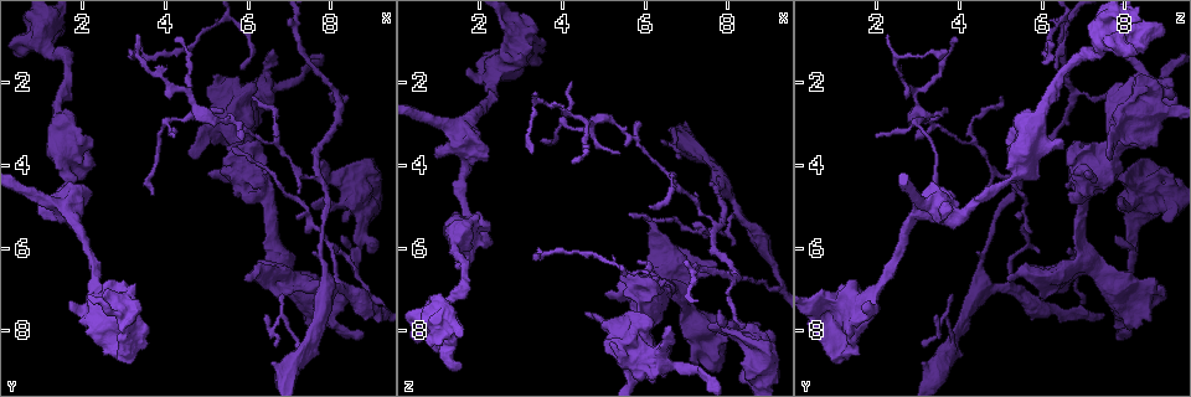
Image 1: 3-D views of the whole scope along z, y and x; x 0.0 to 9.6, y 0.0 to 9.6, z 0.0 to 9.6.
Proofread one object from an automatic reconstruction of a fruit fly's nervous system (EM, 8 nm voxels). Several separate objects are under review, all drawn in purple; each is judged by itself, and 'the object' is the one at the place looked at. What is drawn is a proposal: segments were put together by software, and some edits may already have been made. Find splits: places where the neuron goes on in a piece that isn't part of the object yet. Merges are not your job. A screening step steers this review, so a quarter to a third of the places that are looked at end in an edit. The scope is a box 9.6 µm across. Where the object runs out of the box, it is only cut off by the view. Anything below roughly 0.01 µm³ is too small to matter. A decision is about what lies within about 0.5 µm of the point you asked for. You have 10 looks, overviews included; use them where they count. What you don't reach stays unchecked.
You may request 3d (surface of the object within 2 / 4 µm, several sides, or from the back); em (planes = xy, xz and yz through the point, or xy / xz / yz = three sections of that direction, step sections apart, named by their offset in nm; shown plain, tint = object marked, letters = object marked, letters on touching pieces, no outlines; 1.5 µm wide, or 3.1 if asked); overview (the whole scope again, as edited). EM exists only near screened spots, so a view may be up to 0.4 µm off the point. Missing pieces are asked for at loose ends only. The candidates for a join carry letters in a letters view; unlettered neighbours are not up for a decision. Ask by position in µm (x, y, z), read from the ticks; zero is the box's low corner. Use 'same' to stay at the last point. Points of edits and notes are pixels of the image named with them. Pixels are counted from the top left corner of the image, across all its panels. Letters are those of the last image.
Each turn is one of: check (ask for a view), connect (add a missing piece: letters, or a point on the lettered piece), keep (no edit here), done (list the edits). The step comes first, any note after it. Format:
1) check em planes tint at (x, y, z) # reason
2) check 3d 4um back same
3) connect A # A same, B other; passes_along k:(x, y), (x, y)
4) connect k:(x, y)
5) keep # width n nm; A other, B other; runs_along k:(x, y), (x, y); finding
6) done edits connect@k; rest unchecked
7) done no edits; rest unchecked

check em yz step 4 letters at (9.15, 6.05, 8.15) # free end

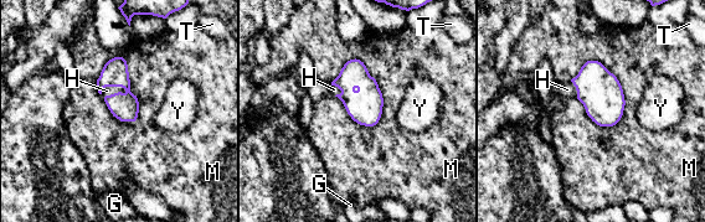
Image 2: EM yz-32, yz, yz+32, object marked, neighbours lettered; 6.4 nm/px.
connect H # G other, H same, M other, T other, Y other; it goes on there

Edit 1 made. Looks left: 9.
check overview

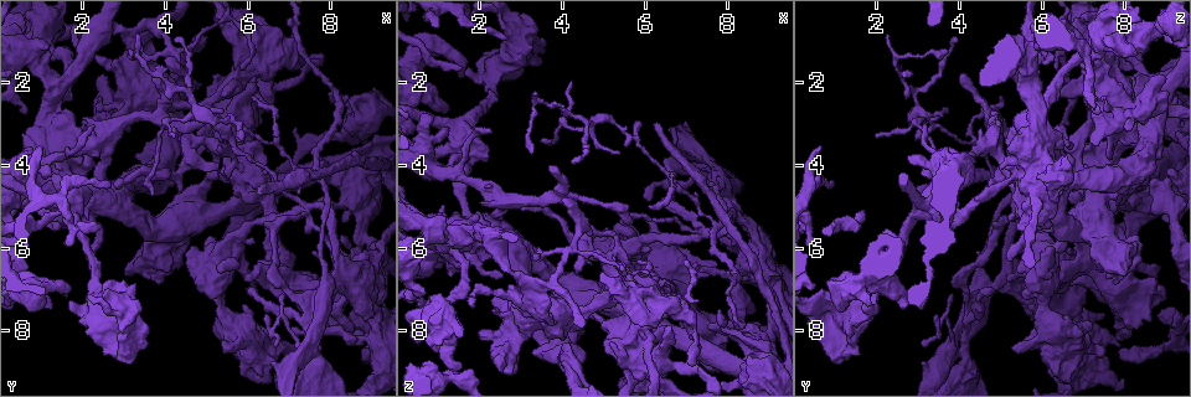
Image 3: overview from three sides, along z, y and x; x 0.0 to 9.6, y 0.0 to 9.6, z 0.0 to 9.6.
check em planes tint at (6.25, 4.75, 2.95) # long arm stops here

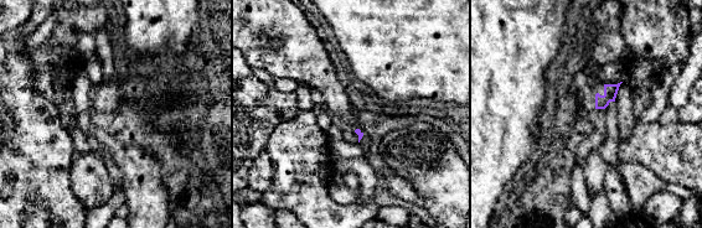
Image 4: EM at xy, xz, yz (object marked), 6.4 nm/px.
check em planes letters same

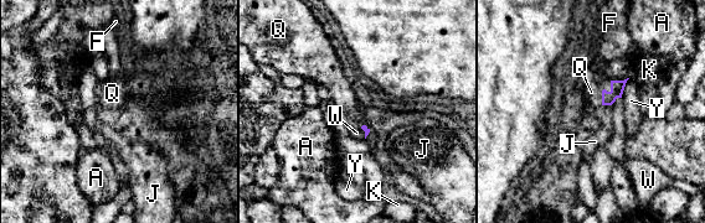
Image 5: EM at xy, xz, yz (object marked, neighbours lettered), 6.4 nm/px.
connect Q # A other, F other, J other, K other, Q same, W other, Y other; passes_along 5:(617, 87), (602, 98), (591, 92); it goes on there

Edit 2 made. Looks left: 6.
done edits connect@2, connect@5; rest unchecked

